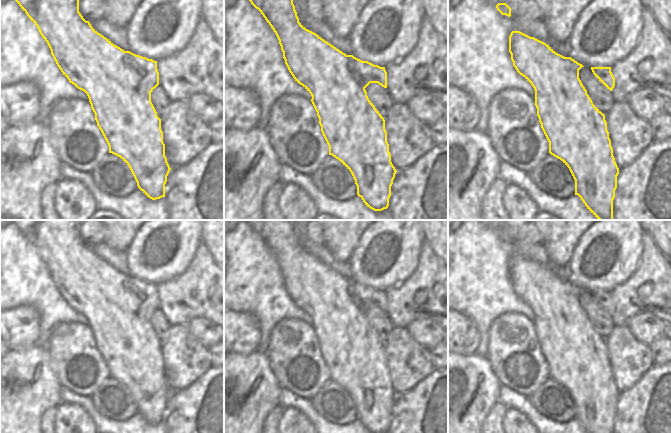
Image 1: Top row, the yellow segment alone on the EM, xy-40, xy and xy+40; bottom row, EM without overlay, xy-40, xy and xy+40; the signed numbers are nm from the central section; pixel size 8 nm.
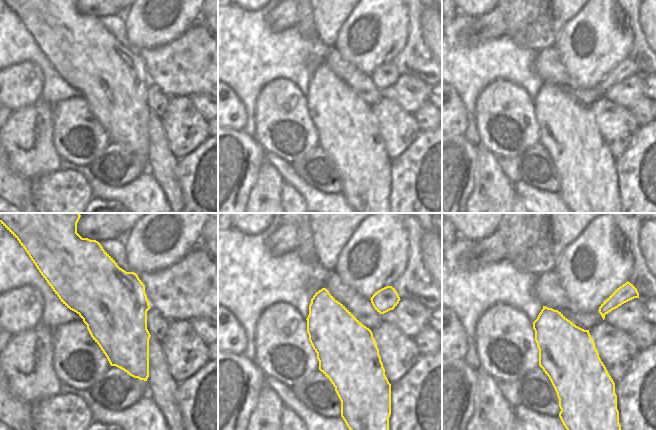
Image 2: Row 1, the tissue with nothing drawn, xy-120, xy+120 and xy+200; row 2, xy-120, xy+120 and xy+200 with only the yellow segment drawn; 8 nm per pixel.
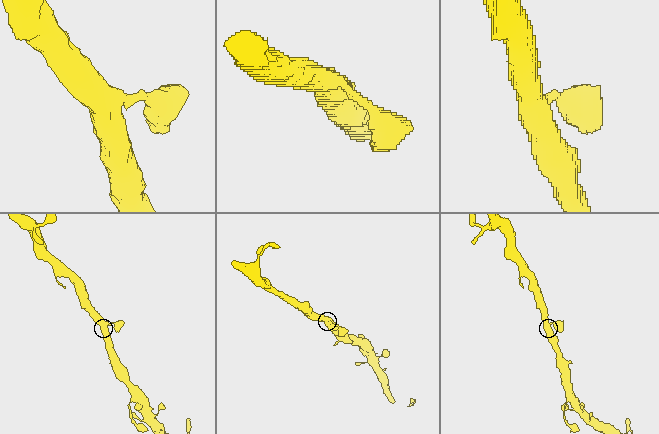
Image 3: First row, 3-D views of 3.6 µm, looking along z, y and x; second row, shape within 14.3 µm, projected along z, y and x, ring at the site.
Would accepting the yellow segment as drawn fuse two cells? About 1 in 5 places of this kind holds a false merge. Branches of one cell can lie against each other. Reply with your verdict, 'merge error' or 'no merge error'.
no merge error

